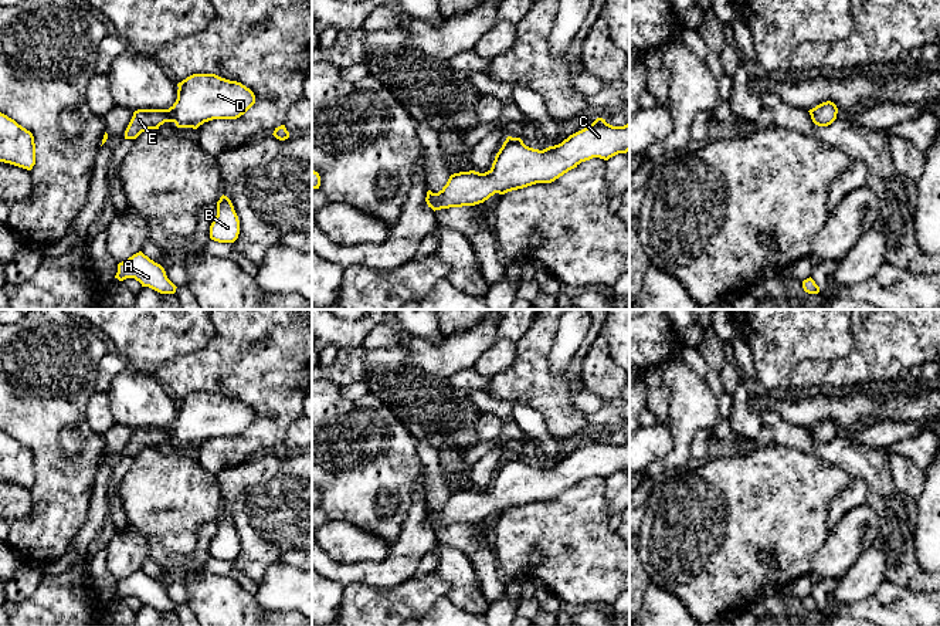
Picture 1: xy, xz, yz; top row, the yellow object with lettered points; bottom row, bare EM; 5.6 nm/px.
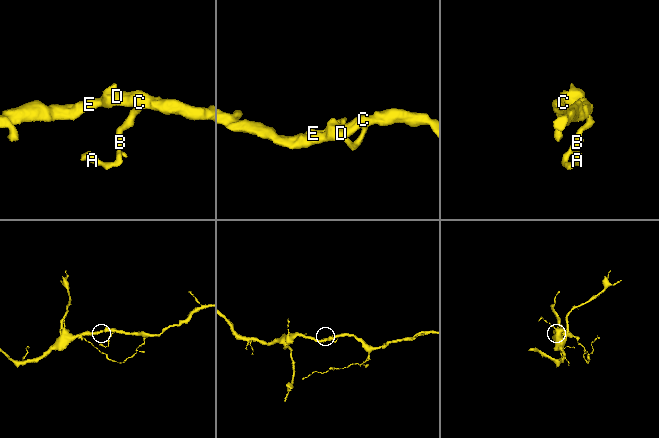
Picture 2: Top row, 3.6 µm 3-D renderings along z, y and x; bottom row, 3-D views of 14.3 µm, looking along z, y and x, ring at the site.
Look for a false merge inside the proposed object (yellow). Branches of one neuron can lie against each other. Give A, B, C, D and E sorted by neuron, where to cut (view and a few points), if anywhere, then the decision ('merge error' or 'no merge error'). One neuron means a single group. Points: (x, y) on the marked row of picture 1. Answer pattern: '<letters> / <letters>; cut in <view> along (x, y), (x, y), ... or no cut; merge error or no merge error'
A B C D E; no cut; no merge error

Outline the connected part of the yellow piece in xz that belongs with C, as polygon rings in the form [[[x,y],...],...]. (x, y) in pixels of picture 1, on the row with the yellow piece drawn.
[[[597,118],[590,126],[543,150],[526,146],[520,138],[508,136],[488,172],[454,173],[438,193],[428,190],[425,202],[434,212],[475,206],[495,193],[552,183],[593,158],[608,160],[628,150],[630,121],[624,126],[612,126]]]

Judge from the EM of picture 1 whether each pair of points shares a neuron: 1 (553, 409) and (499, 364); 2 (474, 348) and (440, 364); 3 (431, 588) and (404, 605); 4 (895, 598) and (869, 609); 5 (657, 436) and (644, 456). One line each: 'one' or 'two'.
1: two
2: one
3: one
4: one
5: one

